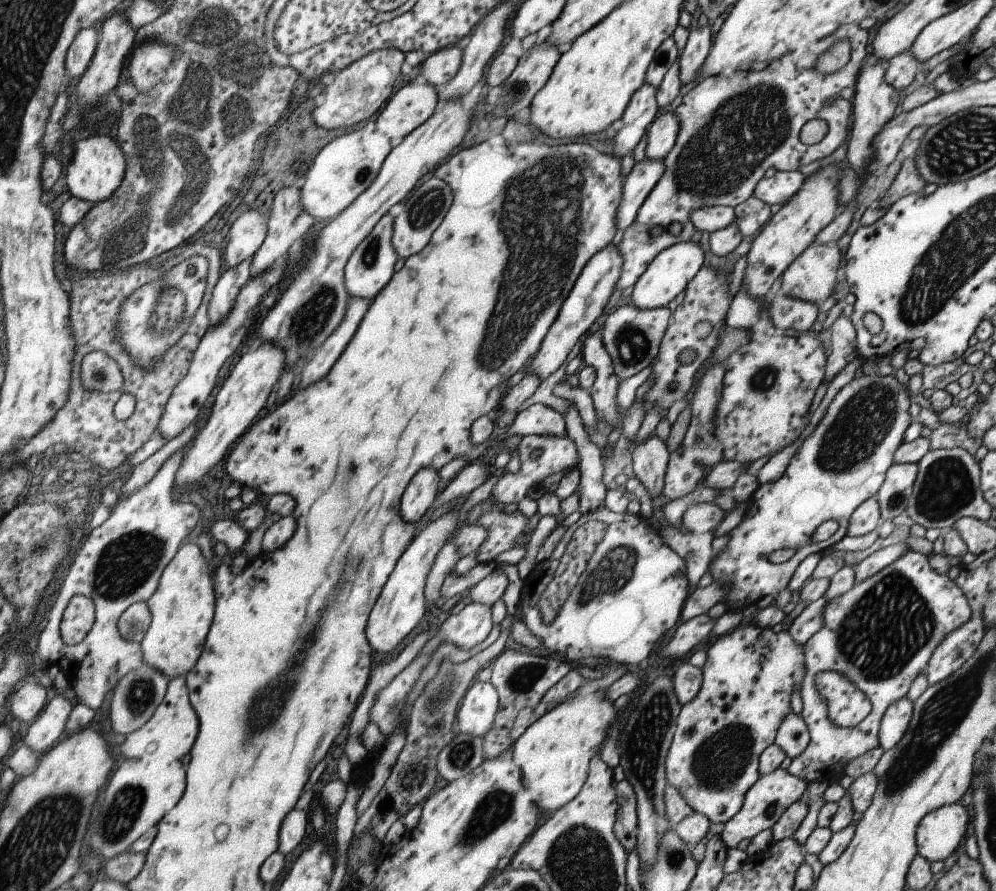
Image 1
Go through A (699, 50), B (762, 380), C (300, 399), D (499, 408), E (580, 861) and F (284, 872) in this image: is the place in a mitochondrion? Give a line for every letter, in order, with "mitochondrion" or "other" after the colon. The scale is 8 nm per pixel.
A: other
B: mitochondrion
C: other
D: other
E: mitochondrion
F: other

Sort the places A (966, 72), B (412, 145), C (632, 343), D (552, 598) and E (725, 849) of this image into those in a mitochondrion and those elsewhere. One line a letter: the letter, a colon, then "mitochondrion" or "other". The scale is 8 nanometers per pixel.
A: other
B: other
C: mitochondrion
D: mitochondrion
E: other

